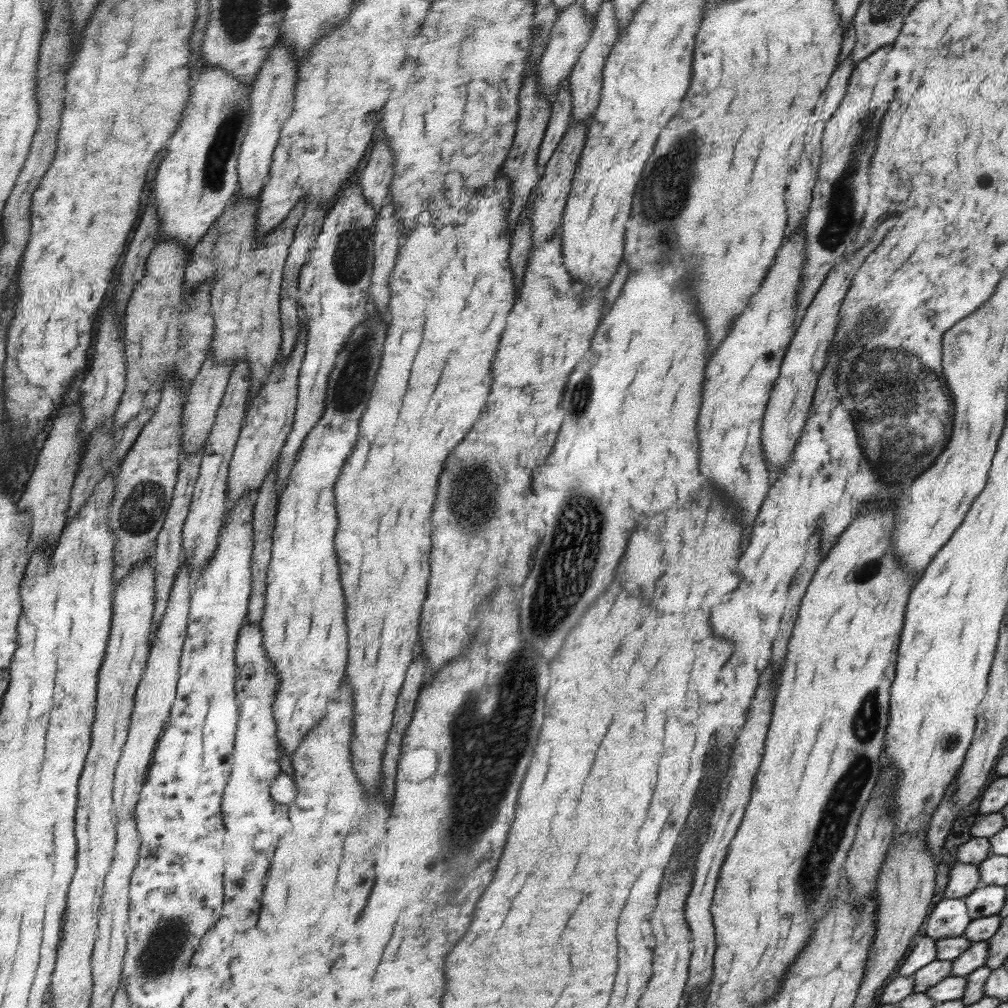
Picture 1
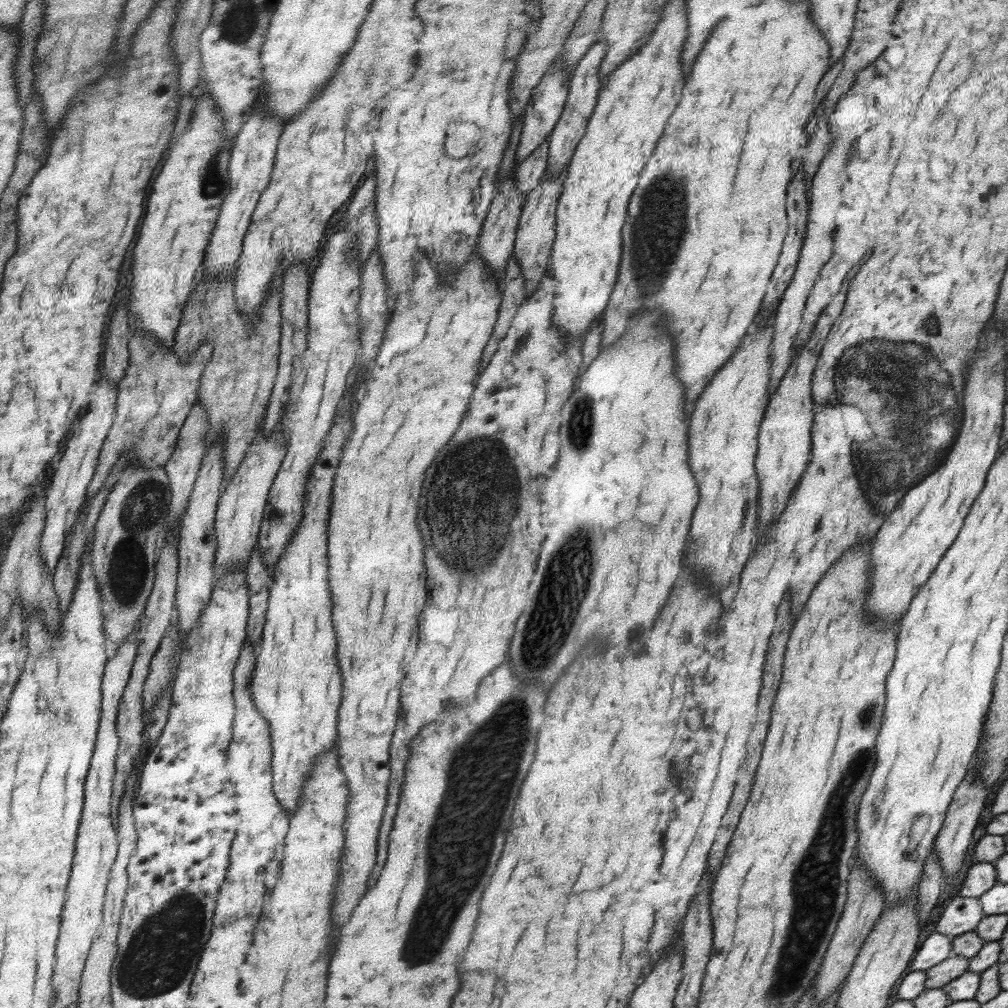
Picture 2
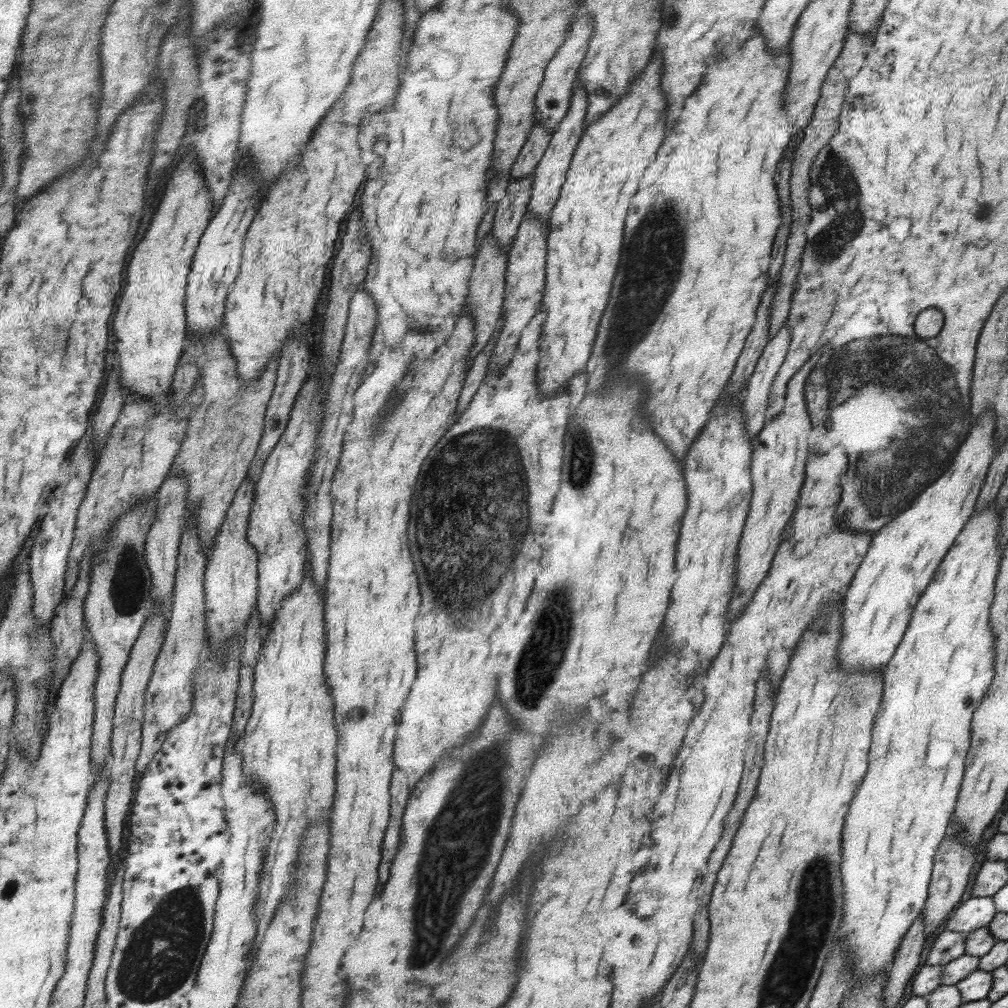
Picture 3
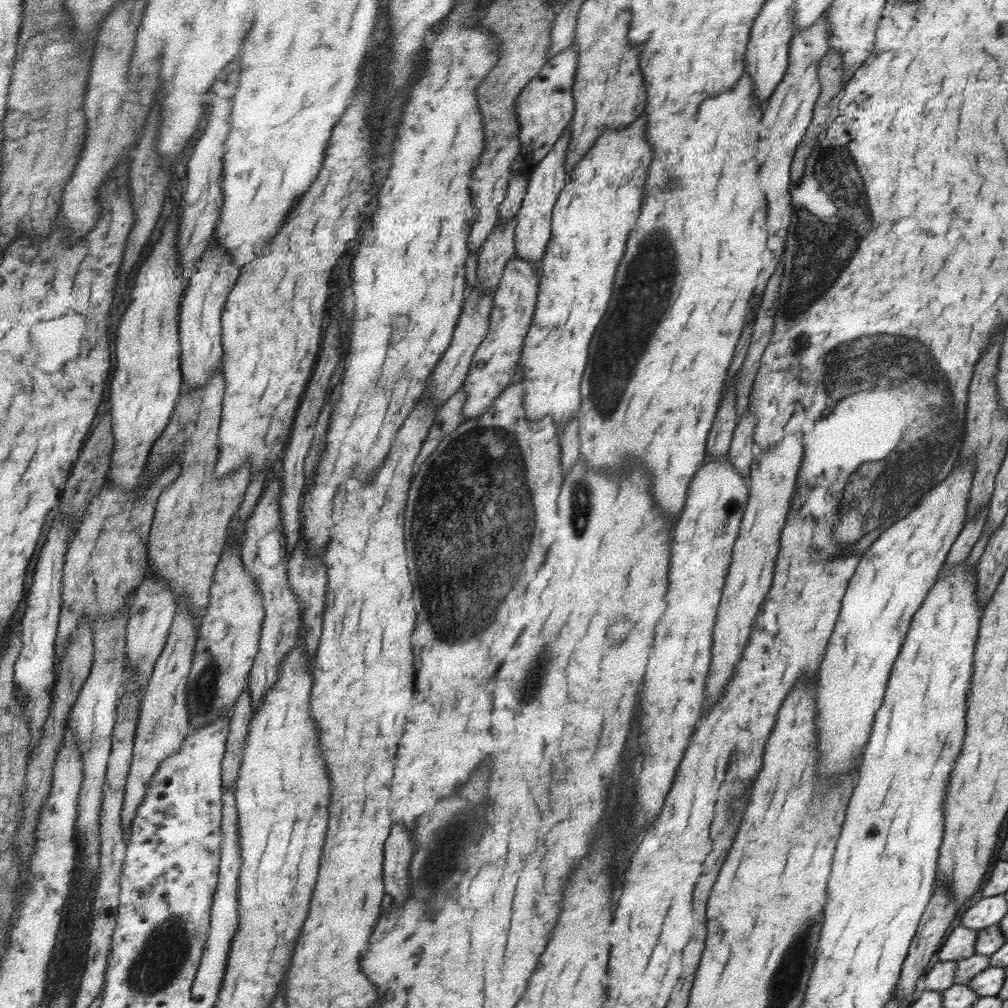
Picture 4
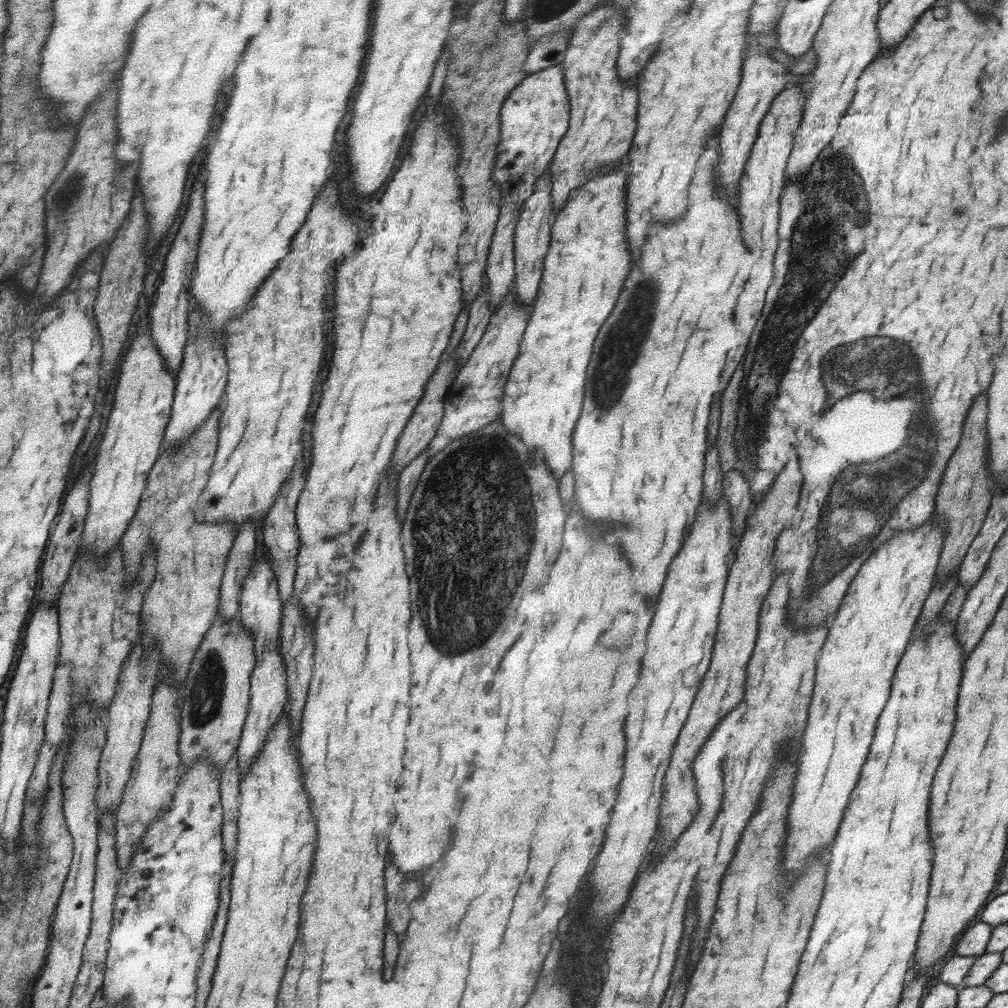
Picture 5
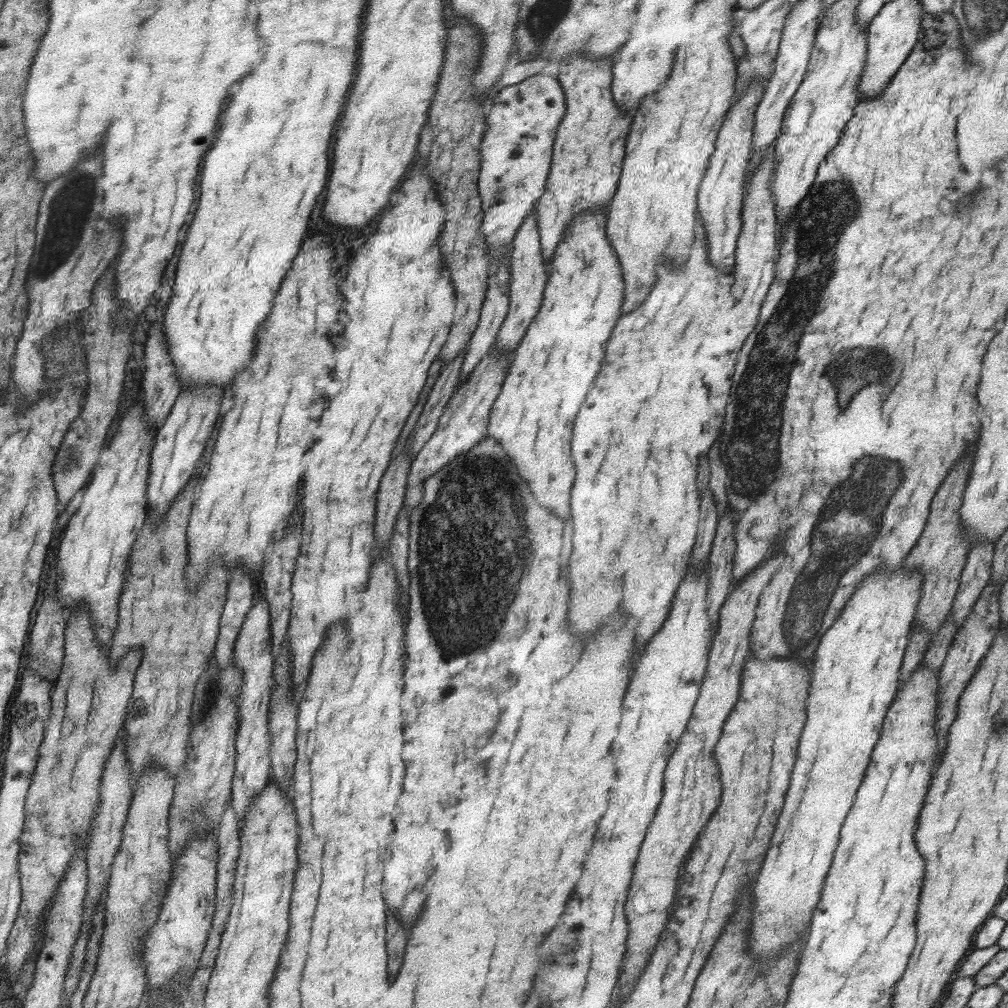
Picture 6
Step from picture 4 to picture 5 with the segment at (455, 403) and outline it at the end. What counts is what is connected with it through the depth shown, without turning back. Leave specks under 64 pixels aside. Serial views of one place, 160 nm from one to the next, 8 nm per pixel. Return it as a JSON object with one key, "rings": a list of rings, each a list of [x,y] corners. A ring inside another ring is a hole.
{"rings":[[[428,447],[424,449],[416,458],[414,461],[411,462],[410,465],[408,465],[402,472],[400,472],[400,476],[398,476],[398,484],[397,484],[397,512],[402,516],[402,522],[403,517],[406,514],[412,493],[414,492],[414,489],[416,488],[417,482],[419,481],[419,478],[421,477],[421,474],[423,473],[423,470],[425,469],[425,464],[427,463],[427,460],[429,460],[429,452]]]}

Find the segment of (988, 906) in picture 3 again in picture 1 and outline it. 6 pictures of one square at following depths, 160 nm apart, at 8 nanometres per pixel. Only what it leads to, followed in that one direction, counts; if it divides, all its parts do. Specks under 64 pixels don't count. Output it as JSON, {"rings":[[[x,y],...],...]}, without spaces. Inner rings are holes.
{"rings":[[[943,898],[927,917],[925,935],[936,940],[962,936],[972,920],[962,898]]]}

